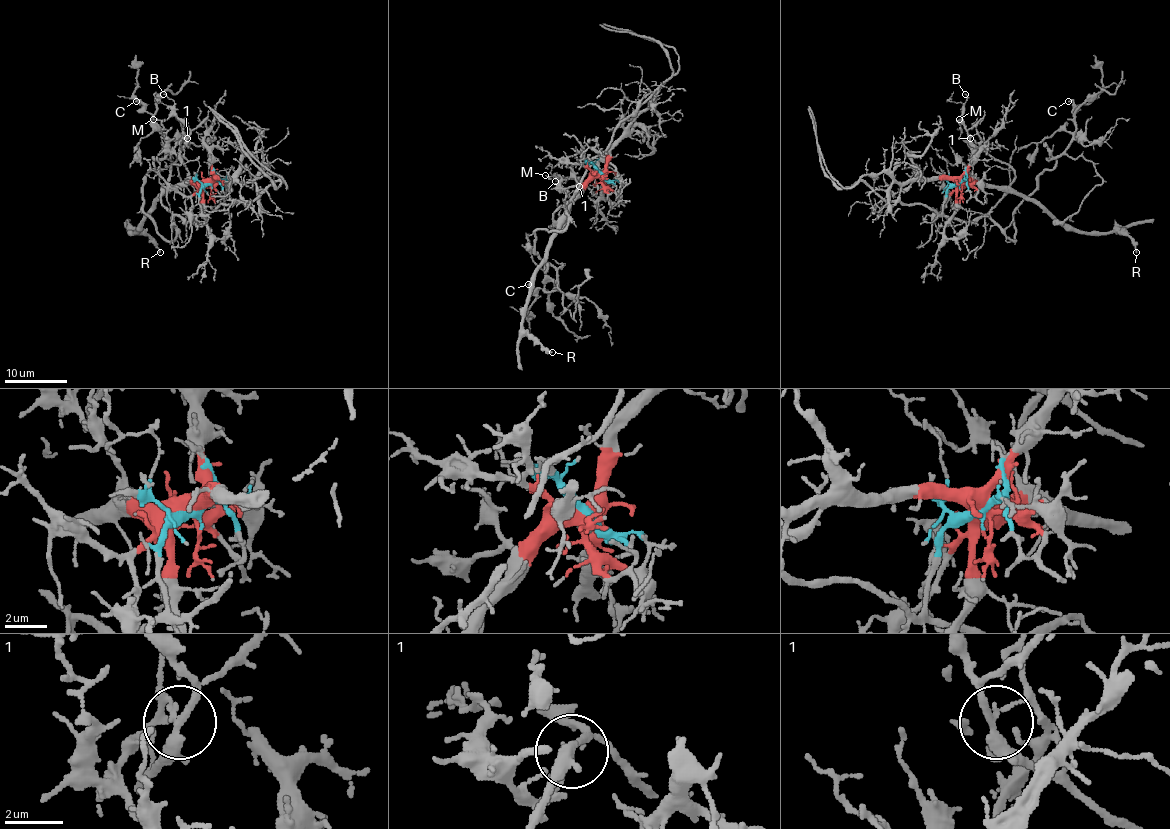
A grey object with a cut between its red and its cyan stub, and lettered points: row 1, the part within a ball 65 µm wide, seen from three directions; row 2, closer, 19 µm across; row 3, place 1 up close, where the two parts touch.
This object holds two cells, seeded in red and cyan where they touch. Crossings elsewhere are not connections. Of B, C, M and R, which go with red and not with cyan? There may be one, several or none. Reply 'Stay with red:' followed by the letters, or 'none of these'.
Stay with red: R

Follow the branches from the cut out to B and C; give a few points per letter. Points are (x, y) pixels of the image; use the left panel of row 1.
B: (209, 183), (201, 190), (201, 211), (191, 221), (162, 204), (160, 190), (190, 132), (164, 93)
C: (209, 183), (201, 211), (176, 215), (165, 239), (143, 208), (165, 138), (136, 101)

